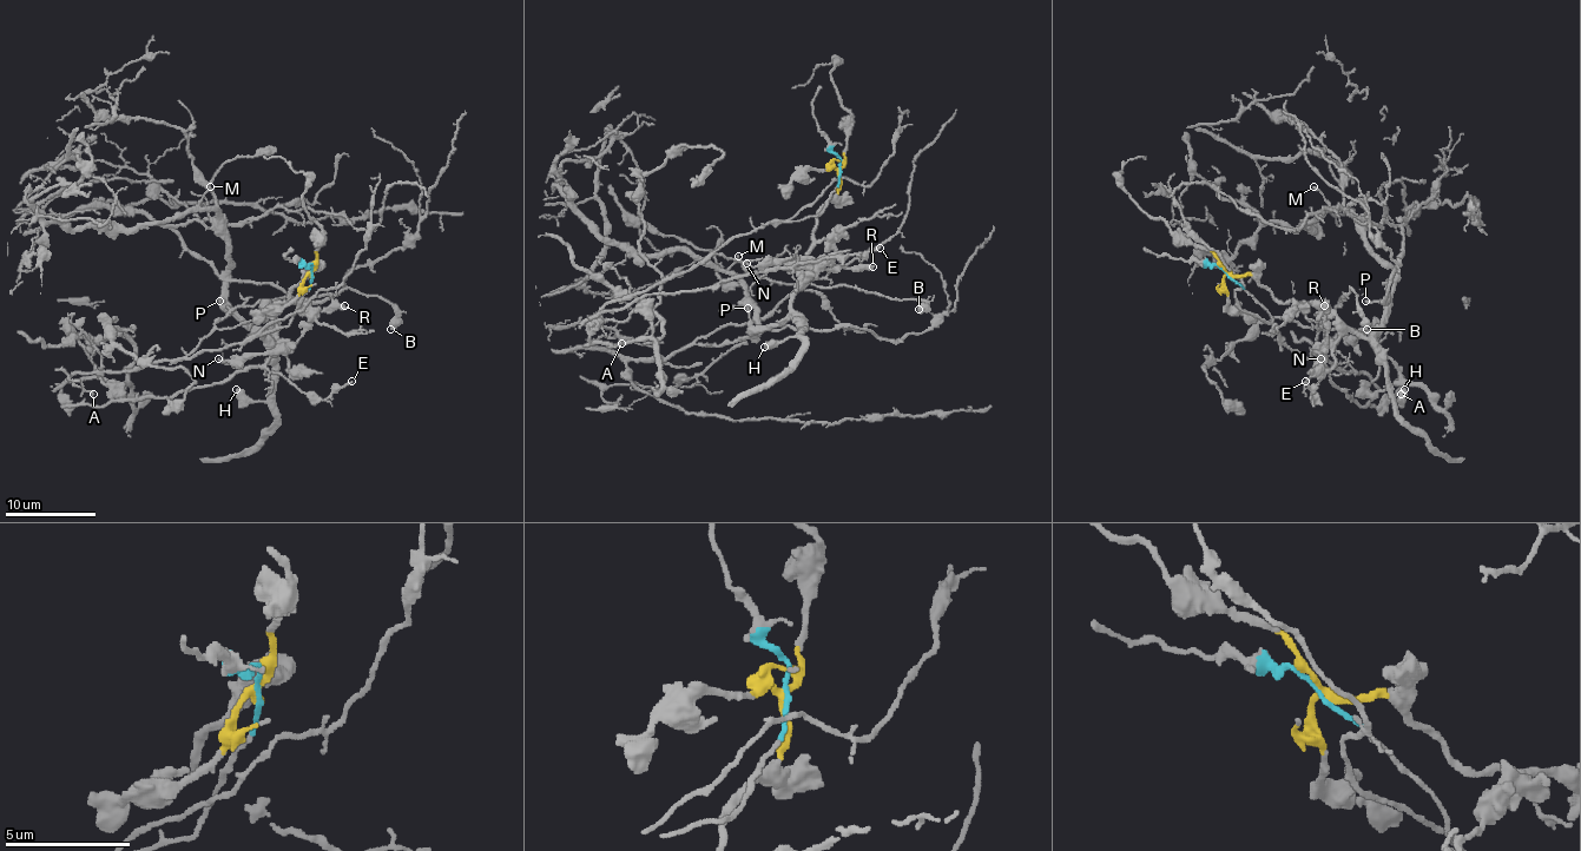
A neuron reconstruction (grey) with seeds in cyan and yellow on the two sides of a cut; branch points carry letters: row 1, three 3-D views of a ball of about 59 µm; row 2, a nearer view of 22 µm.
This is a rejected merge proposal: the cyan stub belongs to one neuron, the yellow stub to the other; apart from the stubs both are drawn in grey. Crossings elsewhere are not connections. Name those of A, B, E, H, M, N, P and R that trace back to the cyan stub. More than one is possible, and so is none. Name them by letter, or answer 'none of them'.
B

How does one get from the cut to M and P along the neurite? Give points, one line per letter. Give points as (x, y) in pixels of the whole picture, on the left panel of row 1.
M: (310, 272), (281, 304), (261, 336), (226, 299), (226, 225), (212, 209), (199, 204), (210, 186)
P: (310, 272), (281, 304), (261, 336), (219, 299)

